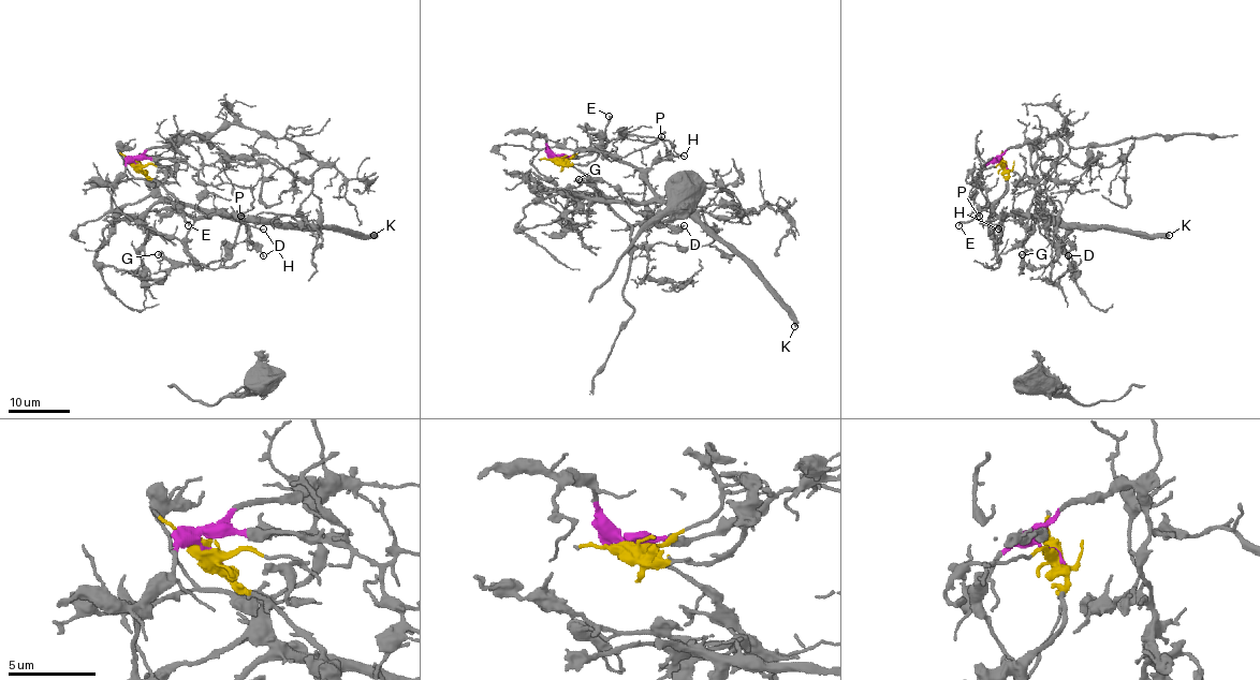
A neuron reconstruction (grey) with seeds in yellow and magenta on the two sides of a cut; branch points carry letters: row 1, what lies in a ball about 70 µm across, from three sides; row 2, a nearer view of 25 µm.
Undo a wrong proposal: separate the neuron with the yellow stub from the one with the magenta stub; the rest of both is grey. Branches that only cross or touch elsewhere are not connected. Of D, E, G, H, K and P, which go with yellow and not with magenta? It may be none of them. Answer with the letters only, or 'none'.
D, E, G, H, K, P

